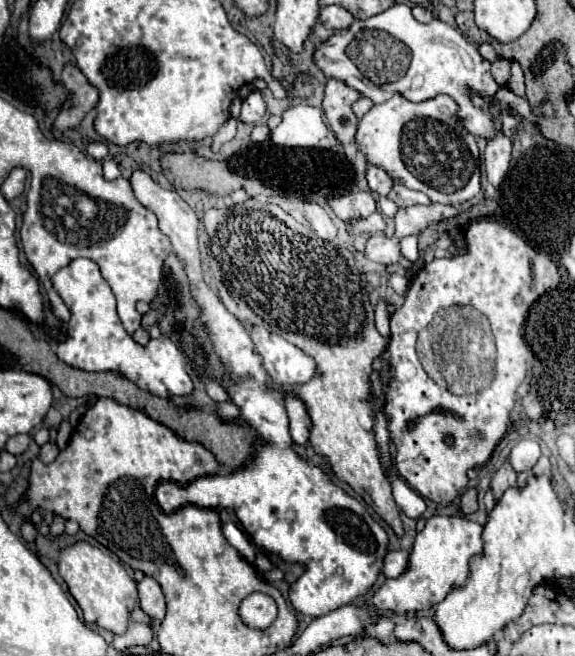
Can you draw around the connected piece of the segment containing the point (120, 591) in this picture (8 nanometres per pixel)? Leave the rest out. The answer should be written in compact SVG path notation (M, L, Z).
M79 541L61 551L59 573L79 603L85 623L97 623L113 635L123 635L127 631L131 623L131 611L139 605L139 593L135 579L129 577L125 567L115 557L109 557L97 547Z

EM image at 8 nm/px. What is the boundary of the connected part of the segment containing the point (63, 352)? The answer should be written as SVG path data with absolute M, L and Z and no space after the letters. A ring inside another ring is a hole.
M85 257L71 261L53 277L53 287L73 313L69 319L69 337L57 347L59 359L83 371L117 371L159 397L169 397L171 393L187 395L191 391L193 385L191 377L185 373L185 357L175 341L159 337L151 339L147 347L141 347L123 329L115 311L113 291L103 279L97 263Z

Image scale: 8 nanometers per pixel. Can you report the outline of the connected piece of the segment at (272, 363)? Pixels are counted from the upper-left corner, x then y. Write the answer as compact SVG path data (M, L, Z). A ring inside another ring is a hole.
M249 327L257 353L263 357L263 367L279 385L301 385L315 375L315 361L289 345L283 337L269 333L263 327Z

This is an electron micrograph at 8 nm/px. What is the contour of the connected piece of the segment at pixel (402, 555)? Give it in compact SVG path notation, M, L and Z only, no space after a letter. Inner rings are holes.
M399 549L399 551L389 551L385 555L385 565L383 565L383 573L387 577L399 577L401 573L405 573L409 567L409 553Z

